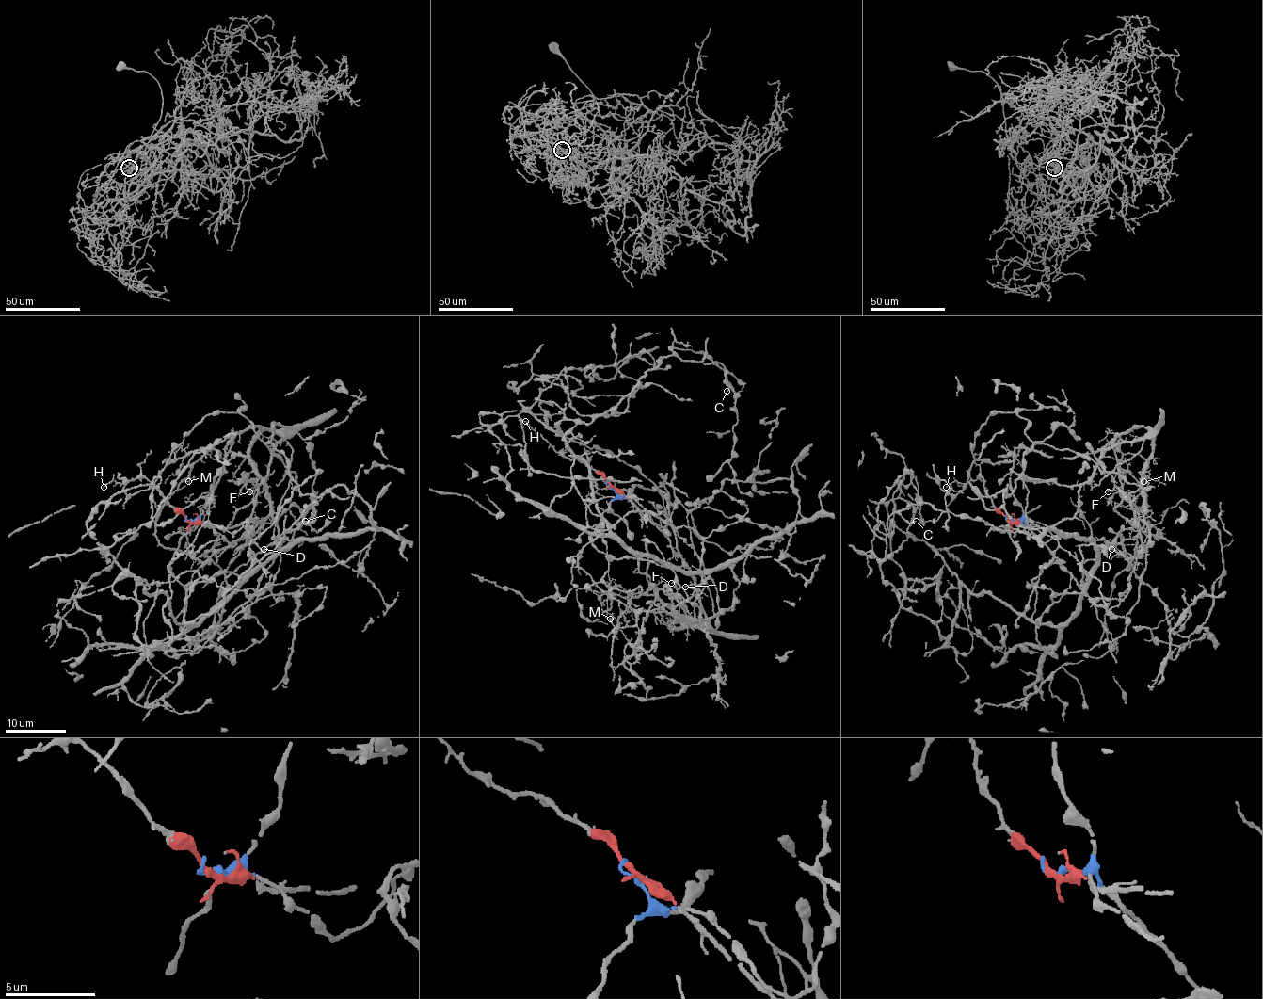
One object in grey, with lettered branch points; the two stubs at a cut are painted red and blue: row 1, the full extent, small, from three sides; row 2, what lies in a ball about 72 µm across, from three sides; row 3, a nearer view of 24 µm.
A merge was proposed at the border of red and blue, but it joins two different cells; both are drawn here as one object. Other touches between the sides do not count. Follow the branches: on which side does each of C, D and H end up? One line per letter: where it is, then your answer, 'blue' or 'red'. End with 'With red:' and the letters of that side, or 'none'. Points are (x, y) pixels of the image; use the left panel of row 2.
C: at (305, 521); blue
D: at (263, 549); blue
H: at (103, 487); red
With red: H

